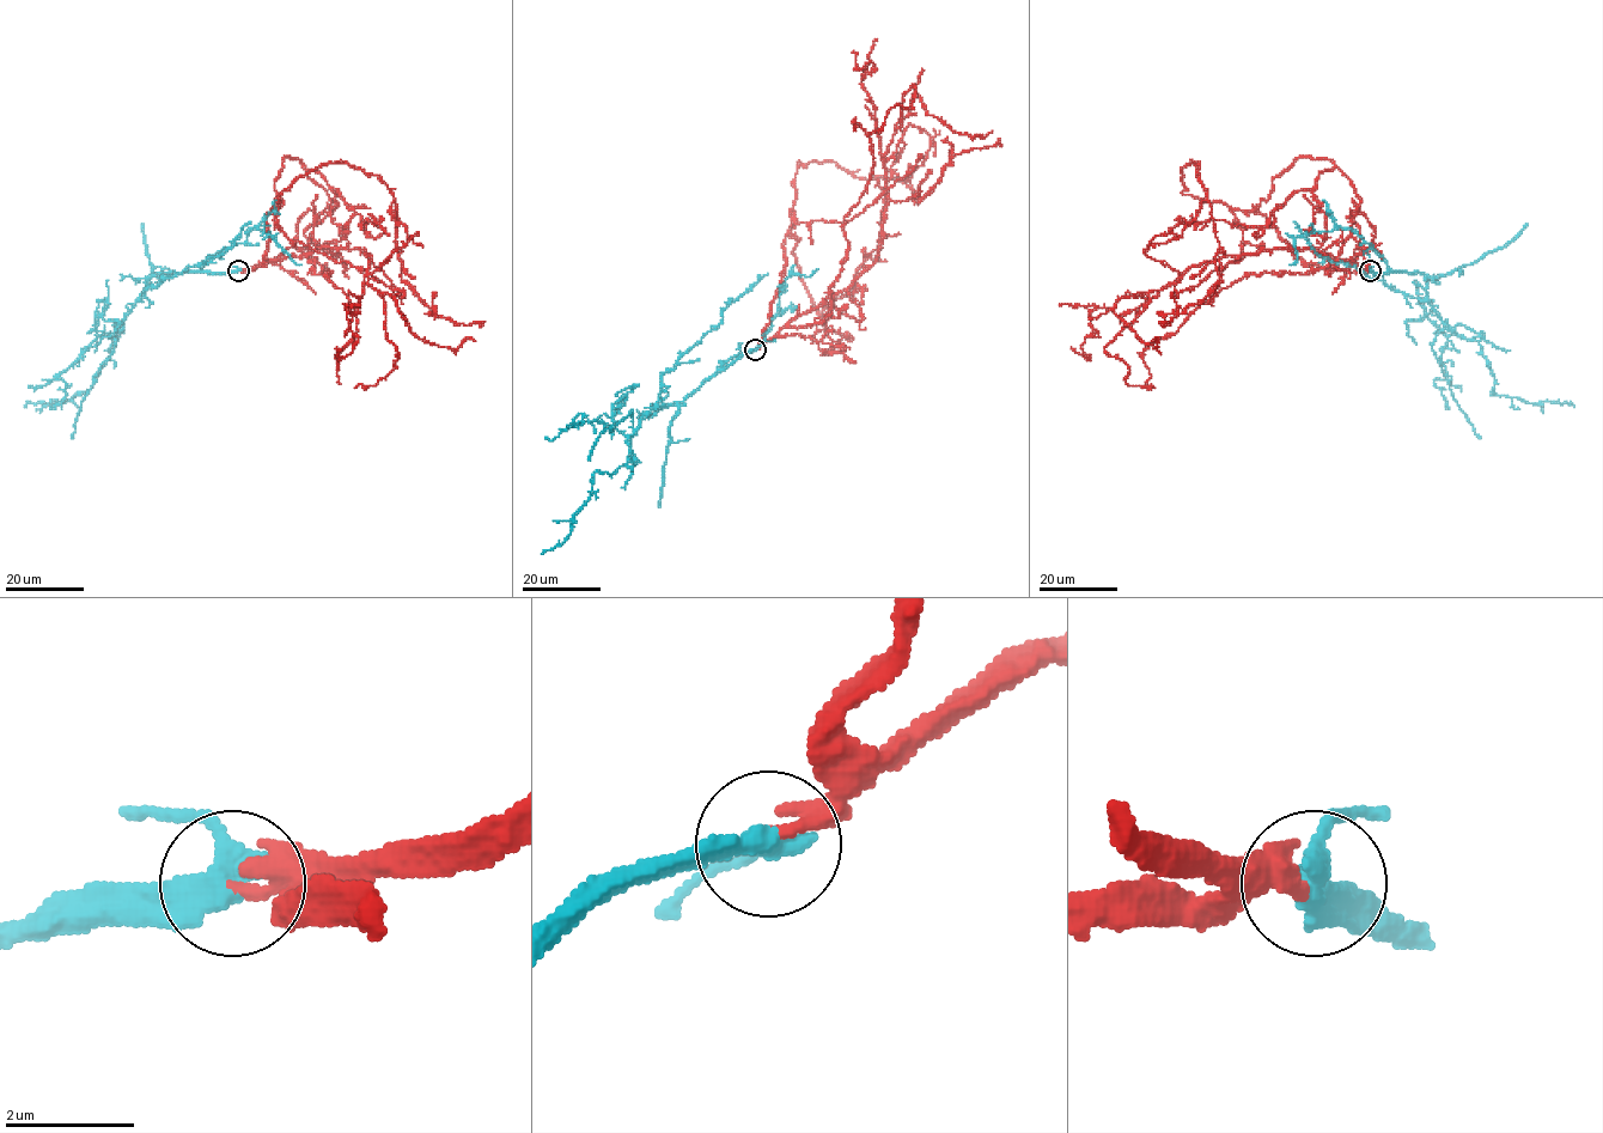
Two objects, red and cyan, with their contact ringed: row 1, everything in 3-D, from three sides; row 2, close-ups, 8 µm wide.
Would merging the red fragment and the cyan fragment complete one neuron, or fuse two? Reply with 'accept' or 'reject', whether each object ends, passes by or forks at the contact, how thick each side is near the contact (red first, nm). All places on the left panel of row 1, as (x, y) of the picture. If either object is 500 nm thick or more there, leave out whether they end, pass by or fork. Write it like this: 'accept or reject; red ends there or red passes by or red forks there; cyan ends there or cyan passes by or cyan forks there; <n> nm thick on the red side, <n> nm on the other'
accept; red passes by; cyan passes by; 150 nm thick on the red side, 400 nm on the other

